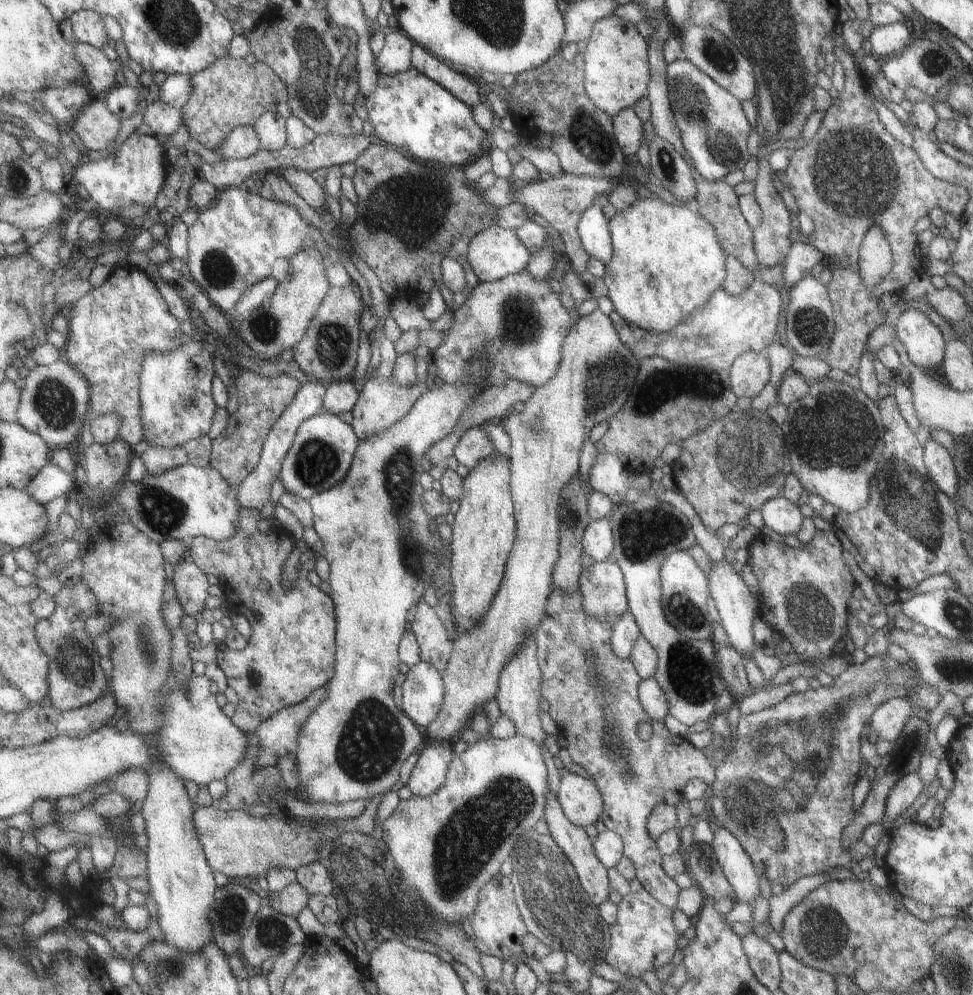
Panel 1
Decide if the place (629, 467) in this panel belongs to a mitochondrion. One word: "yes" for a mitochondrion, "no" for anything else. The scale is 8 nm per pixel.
no

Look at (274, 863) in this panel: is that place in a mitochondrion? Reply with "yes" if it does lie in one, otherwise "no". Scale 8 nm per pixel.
no

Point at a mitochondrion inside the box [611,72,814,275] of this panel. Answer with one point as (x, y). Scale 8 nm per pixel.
(691, 101)

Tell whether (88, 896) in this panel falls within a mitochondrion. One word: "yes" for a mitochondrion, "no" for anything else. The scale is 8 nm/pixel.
no

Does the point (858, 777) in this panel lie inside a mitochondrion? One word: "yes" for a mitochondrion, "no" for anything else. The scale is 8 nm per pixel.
no

